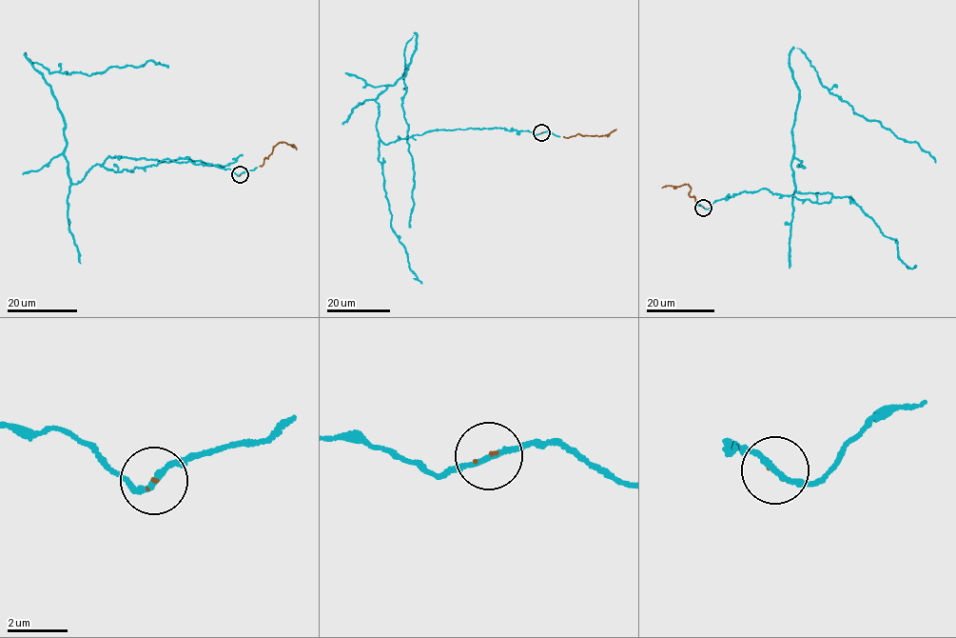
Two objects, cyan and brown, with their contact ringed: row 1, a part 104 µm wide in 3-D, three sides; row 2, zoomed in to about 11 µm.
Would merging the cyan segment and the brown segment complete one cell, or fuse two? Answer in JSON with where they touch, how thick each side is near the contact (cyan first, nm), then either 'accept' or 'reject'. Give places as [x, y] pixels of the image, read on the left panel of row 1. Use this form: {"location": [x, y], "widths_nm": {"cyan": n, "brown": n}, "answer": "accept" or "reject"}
{"location": [240, 174], "widths_nm": {"cyan": 160, "brown": 60}, "answer": "accept"}

